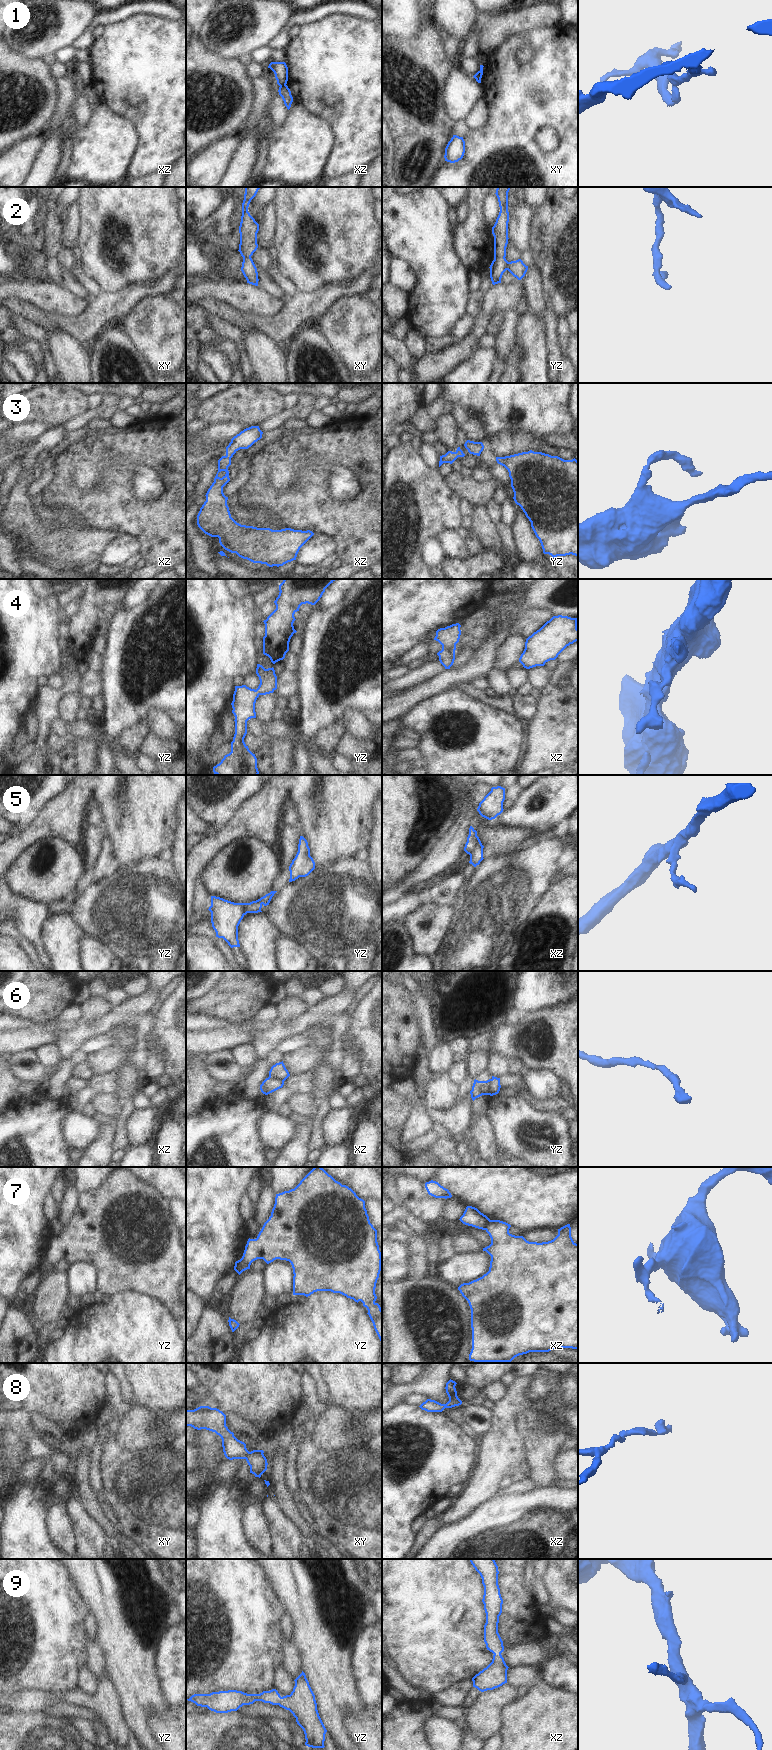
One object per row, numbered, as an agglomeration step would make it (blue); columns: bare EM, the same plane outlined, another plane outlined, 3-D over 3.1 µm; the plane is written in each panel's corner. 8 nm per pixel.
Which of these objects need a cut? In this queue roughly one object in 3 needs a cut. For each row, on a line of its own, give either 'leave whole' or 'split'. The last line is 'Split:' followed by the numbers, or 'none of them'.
1: split
2: leave whole
3: leave whole
4: leave whole
5: leave whole
6: split
7: split
8: leave whole
9: leave whole
Split: 1, 6, 7

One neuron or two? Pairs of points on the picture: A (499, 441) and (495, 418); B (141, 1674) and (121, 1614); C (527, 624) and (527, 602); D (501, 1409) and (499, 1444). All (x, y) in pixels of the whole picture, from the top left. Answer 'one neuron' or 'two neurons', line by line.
A: two neurons
B: one neuron
C: two neurons
D: one neuron

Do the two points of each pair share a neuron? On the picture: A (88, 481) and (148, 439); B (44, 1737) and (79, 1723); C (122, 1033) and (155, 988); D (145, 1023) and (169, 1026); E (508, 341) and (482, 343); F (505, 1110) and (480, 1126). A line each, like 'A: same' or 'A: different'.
A: different
B: different
C: different
D: different
E: different
F: different

